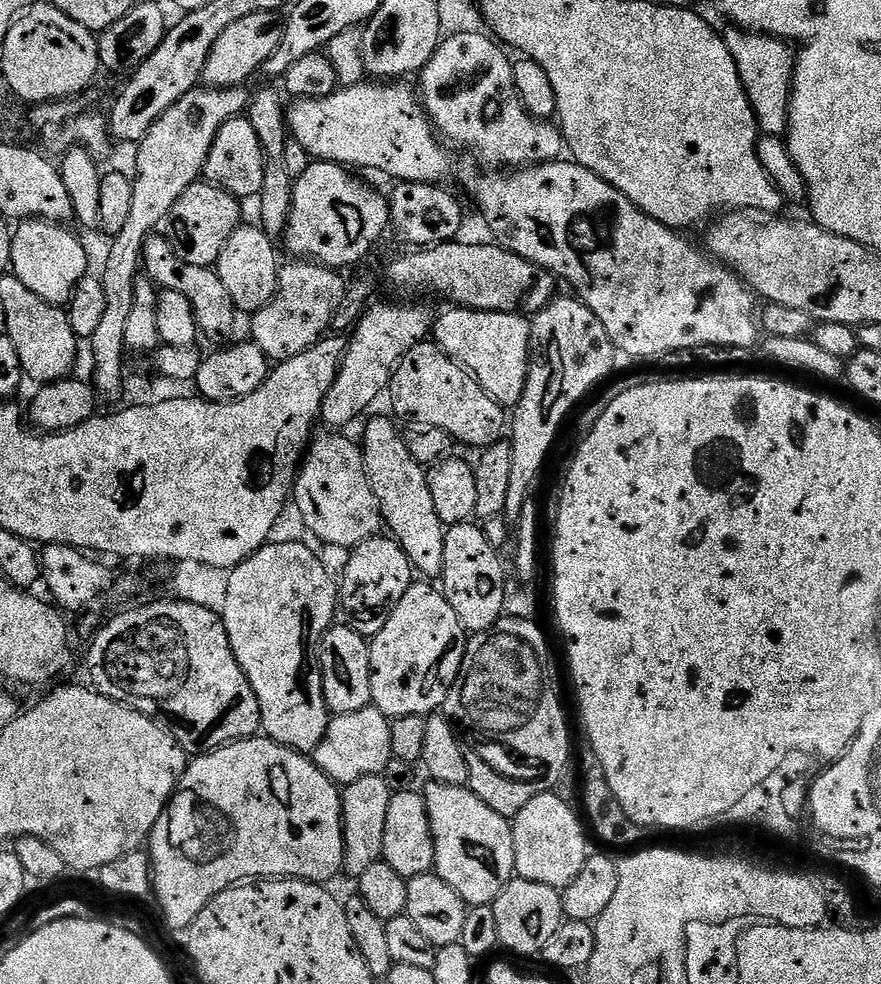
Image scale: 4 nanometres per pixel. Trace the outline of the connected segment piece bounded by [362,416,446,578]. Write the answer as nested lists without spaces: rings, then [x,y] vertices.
[[[376,416],[364,428],[362,451],[368,481],[378,498],[380,513],[384,516],[391,539],[402,546],[413,569],[424,575],[421,577],[440,578],[444,575],[446,562],[446,525],[438,518],[438,510],[434,510],[434,497],[430,494],[425,465],[418,463],[414,454],[410,454],[410,446],[406,446],[404,432],[399,428],[401,425],[392,420]]]

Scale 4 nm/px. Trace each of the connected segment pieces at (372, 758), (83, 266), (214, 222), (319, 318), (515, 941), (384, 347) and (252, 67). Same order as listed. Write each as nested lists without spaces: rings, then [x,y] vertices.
[[[375,706],[363,708],[354,714],[333,715],[322,742],[318,742],[316,747],[316,765],[341,786],[358,782],[358,778],[381,775],[394,759],[390,744],[391,729],[389,717],[383,716]]]
[[[25,220],[12,233],[12,267],[11,275],[26,286],[26,290],[34,290],[38,298],[42,298],[51,304],[61,306],[67,305],[72,299],[74,290],[82,277],[89,275],[88,252],[84,249],[84,244],[72,233],[71,227],[62,224],[52,224],[48,220]]]
[[[191,184],[186,194],[182,194],[178,202],[174,202],[174,210],[170,217],[170,239],[178,258],[182,258],[182,262],[190,262],[190,266],[213,267],[226,242],[230,242],[234,230],[241,227],[240,204],[241,201],[237,197],[231,196],[216,184]]]
[[[304,258],[292,263],[296,264],[285,263],[281,267],[280,283],[273,300],[251,317],[251,343],[260,347],[272,362],[289,360],[323,340],[331,329],[338,306],[342,306],[344,301],[346,280],[340,277],[343,275],[337,269],[326,268]]]
[[[513,878],[491,906],[498,921],[498,938],[501,945],[520,956],[543,953],[546,942],[554,938],[558,926],[566,919],[564,901],[557,889],[542,886],[542,882],[519,878]]]
[[[424,302],[396,303],[400,304],[373,303],[365,311],[364,315],[361,316],[354,331],[351,333],[348,340],[348,351],[344,361],[340,364],[334,386],[330,390],[330,394],[326,394],[324,405],[320,411],[320,420],[323,423],[328,423],[325,425],[329,429],[344,430],[347,424],[354,423],[383,392],[385,395],[389,391],[392,374],[395,372],[397,366],[400,365],[400,359],[406,354],[410,354],[410,350],[414,350],[414,346],[423,344],[429,339],[430,333],[434,328],[434,312],[431,312],[426,305],[420,304]]]
[[[275,12],[250,14],[228,26],[210,50],[205,64],[203,83],[209,88],[238,88],[247,85],[255,72],[263,69],[264,63],[278,50],[278,42],[284,33],[281,21]]]

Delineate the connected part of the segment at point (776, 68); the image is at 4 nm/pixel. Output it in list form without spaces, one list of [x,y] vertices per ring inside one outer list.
[[[739,26],[729,29],[729,32],[723,33],[723,38],[734,58],[734,66],[738,66],[738,78],[742,78],[746,98],[750,98],[756,127],[765,136],[783,137],[788,130],[792,79],[796,73],[798,57],[788,49],[791,47],[785,41],[774,36],[766,36],[763,32],[750,32]]]

